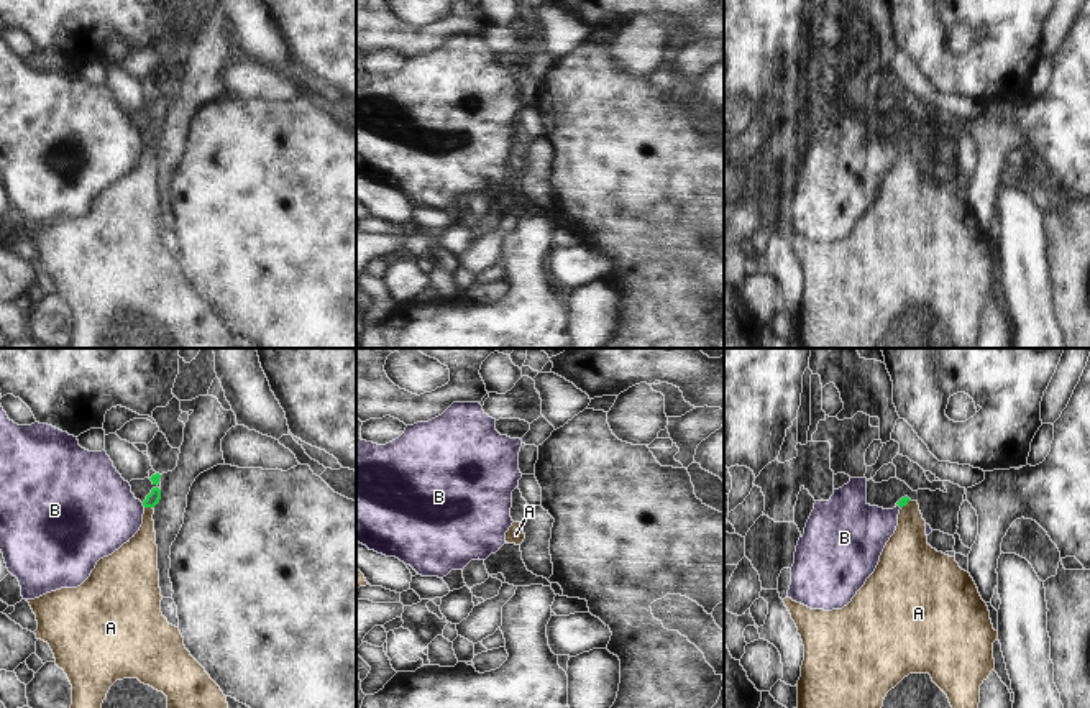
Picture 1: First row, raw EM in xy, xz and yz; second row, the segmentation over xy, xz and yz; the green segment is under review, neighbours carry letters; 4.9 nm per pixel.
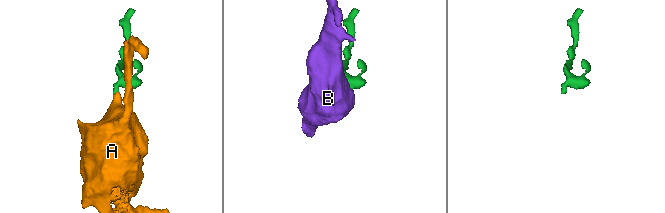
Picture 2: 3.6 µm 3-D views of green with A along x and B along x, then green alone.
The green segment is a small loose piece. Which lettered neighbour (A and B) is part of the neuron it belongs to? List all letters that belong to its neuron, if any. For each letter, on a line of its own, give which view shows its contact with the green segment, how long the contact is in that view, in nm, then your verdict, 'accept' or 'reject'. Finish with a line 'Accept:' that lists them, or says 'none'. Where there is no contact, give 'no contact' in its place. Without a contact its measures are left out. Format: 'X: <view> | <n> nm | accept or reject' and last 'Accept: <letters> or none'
A: xy | 40 nm | accept
B: xy | 30 nm | reject
Accept: A

